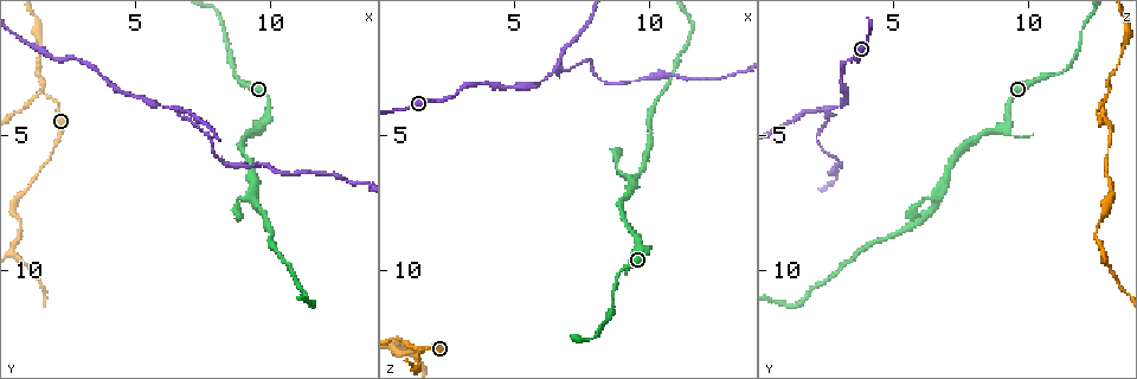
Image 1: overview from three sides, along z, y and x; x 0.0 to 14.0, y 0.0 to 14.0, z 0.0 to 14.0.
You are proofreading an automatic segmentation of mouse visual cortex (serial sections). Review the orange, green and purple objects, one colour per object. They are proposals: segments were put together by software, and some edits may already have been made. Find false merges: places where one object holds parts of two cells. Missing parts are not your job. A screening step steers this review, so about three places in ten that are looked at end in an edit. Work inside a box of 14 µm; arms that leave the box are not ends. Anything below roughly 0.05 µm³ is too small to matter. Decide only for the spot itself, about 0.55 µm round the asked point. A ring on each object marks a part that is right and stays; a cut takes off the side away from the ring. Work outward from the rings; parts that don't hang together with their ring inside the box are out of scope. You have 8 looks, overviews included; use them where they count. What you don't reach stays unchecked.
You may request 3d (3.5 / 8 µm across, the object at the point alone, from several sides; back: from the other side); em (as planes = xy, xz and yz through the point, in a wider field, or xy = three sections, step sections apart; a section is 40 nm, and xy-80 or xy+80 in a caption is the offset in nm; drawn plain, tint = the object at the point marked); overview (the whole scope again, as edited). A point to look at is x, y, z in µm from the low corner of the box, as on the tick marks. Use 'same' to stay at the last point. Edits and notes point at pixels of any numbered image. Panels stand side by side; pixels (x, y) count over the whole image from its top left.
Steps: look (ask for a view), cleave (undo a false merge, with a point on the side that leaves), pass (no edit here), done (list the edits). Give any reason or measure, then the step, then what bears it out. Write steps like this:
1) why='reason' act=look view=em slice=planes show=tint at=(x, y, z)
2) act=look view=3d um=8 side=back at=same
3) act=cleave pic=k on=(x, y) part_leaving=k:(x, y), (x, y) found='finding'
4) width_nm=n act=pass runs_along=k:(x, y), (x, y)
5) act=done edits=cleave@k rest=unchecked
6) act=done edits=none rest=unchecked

why='sharp bend' act=look view=em slice=xy step=3 show=tint at=(9.7, 4.6, 9.2)

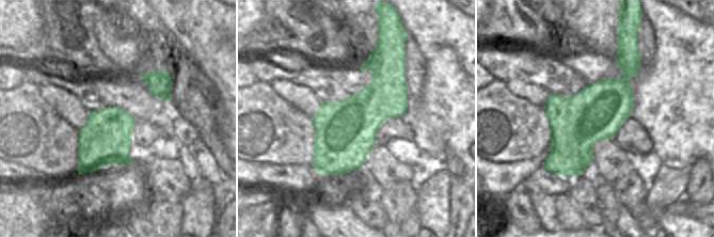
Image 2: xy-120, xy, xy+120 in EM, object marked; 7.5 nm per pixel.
why='see where the arms go' act=look view=3d um=3.5 at=same

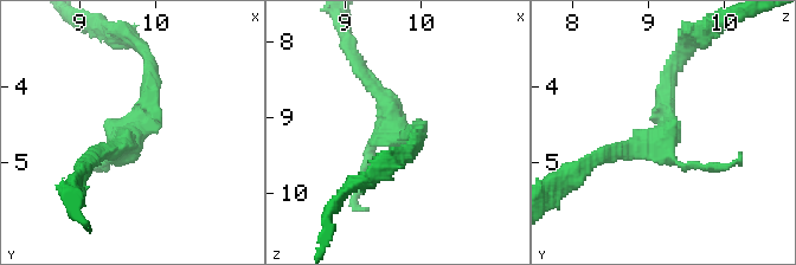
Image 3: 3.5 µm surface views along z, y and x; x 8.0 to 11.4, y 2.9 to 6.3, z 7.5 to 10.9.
width_nm=460 act=pass runs_along=3:(673, 62), (665, 135), (607, 153) found='one cell here'

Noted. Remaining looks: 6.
why='three-way junction' act=look view=3d um=3.5 at=(1.6, 3.4, 12.9)

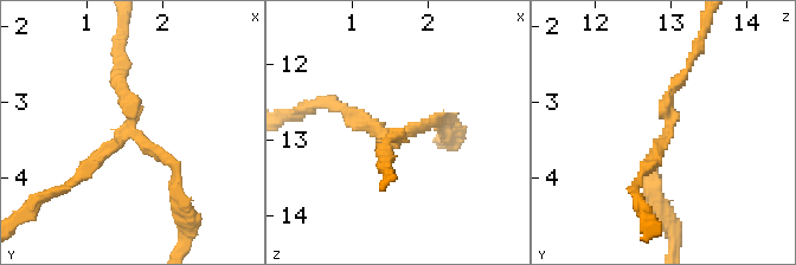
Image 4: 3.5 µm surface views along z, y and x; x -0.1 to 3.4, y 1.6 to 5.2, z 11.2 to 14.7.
act=cleave pic=4 on=(96, 156) part_leaving=4:(129, 139), (38, 200) found='two cells meet here'

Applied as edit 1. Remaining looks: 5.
why='see it whole again' act=look view=overview

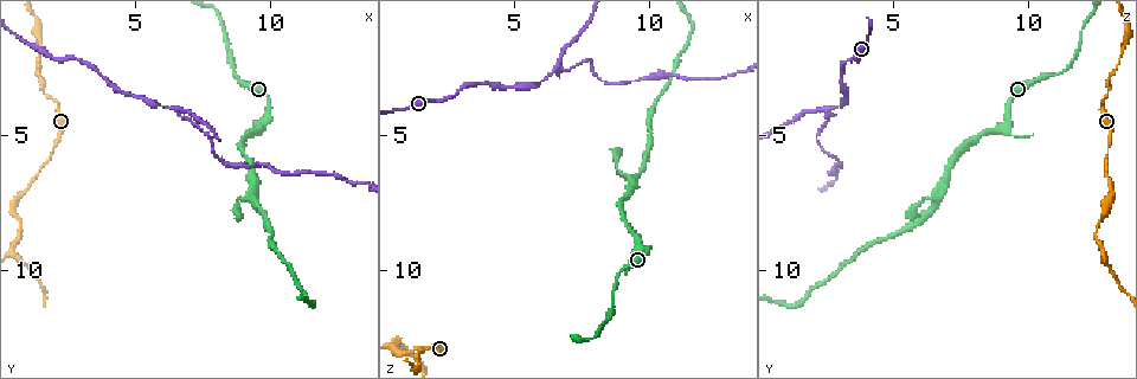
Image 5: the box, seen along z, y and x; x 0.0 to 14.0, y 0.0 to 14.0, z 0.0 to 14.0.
why='calibre changes' act=look view=3d um=3.5 at=(9.4, 7.4, 6.7)

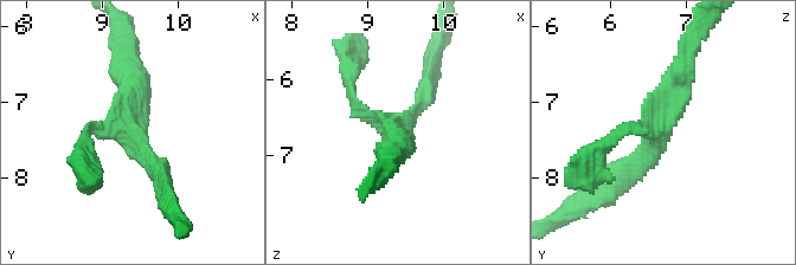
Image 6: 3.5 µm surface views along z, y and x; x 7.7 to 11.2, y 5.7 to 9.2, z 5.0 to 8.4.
arms=3 arm_widths_nm=150,250,350 act=look view=em slice=xy step=2 show=plain at=(9.40, 7.35, 6.65)

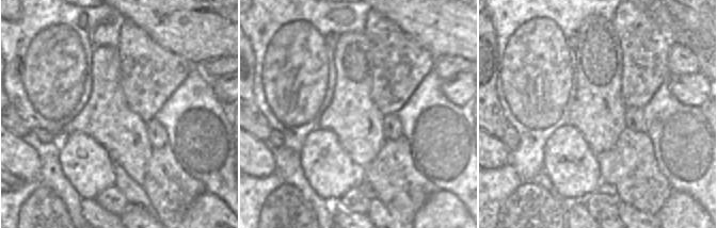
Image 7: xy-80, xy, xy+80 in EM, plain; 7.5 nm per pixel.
act=look view=em slice=xy step=2 show=tint at=same

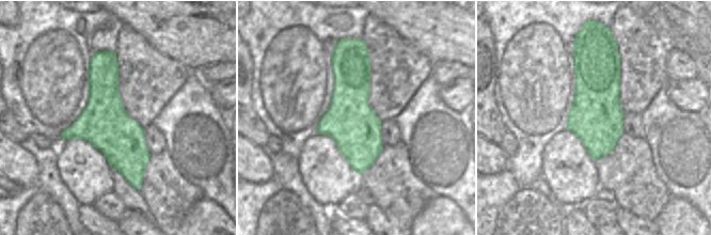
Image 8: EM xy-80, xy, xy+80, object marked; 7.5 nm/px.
width_nm=380 act=pass runs_along=6:(684, 60), (660, 134), (617, 185) found='one cell here'

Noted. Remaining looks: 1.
act=done edits=cleave@4 rest=unchecked

